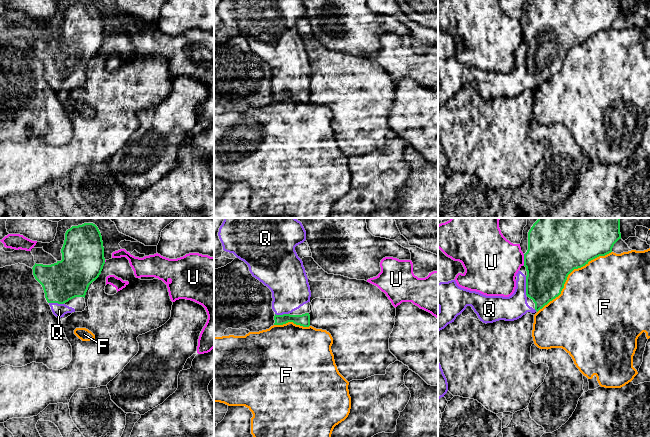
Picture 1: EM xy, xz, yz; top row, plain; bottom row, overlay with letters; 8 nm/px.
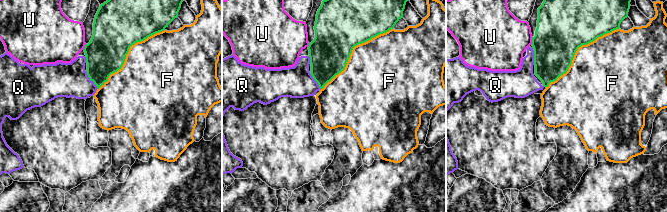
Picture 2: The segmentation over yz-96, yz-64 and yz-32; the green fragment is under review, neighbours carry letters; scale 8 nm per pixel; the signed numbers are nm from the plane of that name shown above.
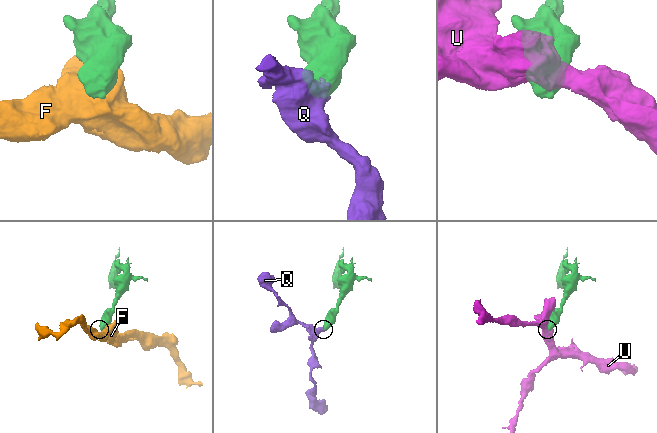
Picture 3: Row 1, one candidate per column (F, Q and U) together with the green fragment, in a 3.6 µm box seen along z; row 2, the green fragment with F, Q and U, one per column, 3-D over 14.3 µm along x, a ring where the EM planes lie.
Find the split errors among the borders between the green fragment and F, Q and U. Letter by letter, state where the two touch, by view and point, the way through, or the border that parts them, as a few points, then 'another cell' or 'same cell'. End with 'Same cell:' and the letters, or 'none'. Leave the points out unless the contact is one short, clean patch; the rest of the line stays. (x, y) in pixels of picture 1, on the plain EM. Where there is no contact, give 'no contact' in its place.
F: yz (569, 49) | another cell
Q: yz (526, 61) | across yz (548, 39), (526, 61), (511, 84) | same cell
U: yz (524, 35) | along yz (523, 30), (524, 40) | another cell
Same cell: Q

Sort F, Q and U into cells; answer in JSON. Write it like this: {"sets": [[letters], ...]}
{"sets": [["F"], ["Q"], ["U"]]}

